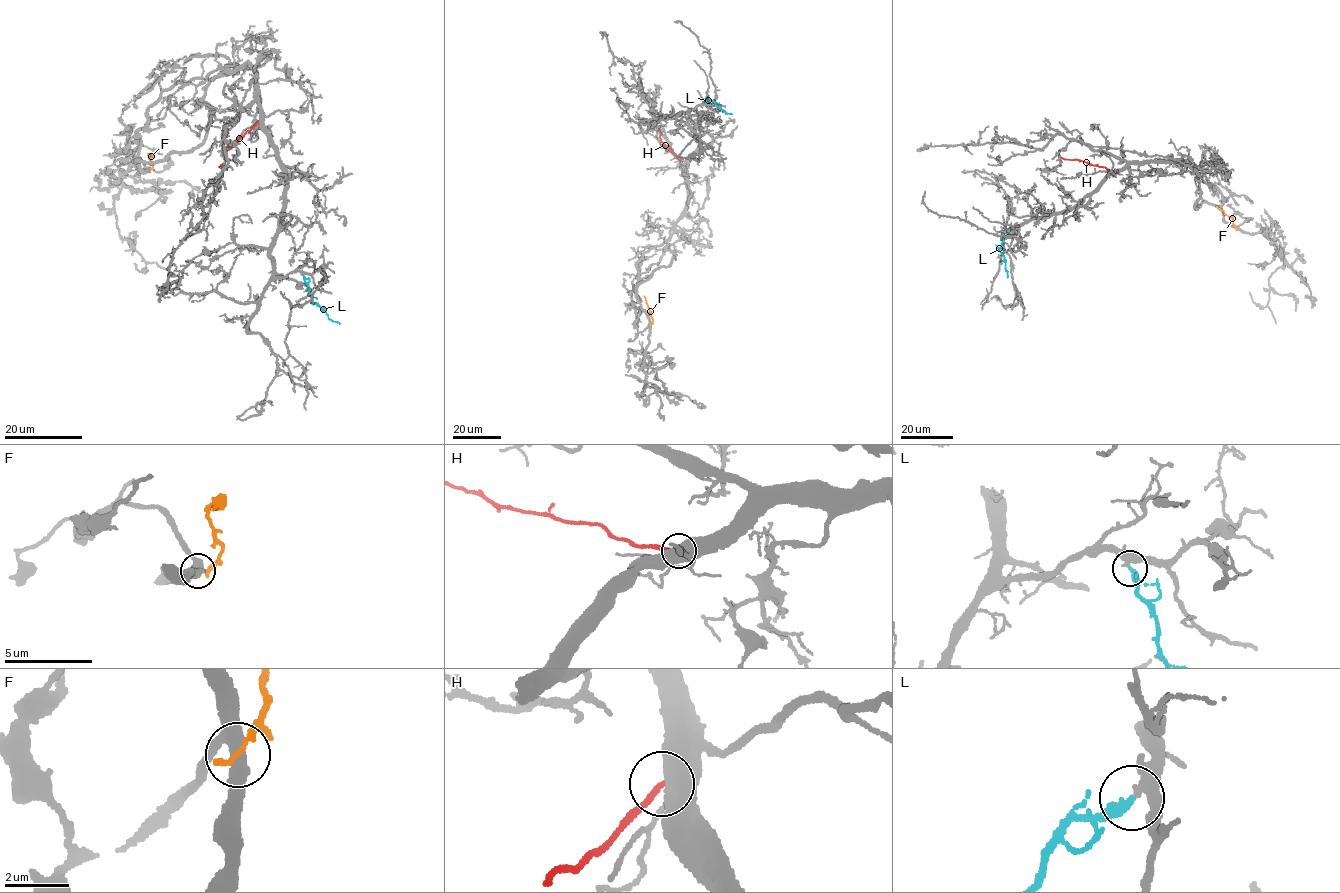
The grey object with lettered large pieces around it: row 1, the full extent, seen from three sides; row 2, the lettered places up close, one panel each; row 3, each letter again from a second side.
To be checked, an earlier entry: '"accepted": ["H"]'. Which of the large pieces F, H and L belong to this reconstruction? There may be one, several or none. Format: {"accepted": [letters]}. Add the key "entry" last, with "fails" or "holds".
{"accepted": ["L"], "entry": "fails"}

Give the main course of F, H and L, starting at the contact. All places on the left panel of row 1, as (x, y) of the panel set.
F: (147, 170), (152, 168), (151, 156), (147, 154)
H: (260, 121), (225, 152), (225, 161), (218, 167)
L: (303, 275), (313, 302), (328, 317), (340, 323)

